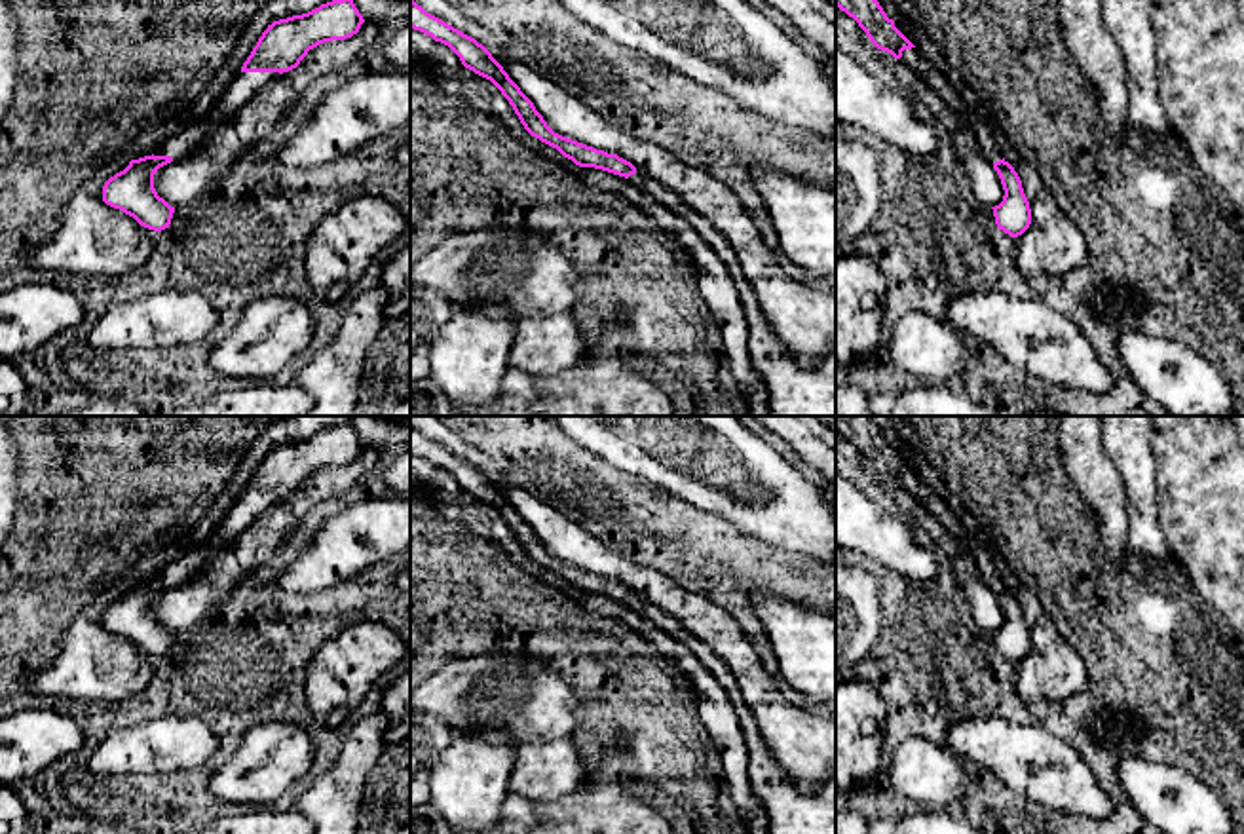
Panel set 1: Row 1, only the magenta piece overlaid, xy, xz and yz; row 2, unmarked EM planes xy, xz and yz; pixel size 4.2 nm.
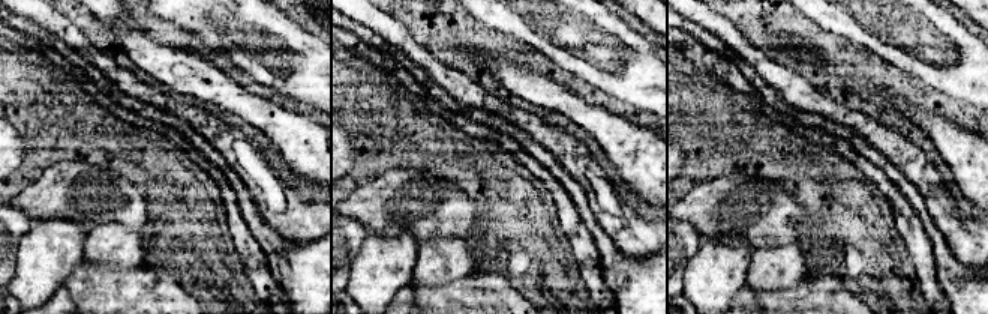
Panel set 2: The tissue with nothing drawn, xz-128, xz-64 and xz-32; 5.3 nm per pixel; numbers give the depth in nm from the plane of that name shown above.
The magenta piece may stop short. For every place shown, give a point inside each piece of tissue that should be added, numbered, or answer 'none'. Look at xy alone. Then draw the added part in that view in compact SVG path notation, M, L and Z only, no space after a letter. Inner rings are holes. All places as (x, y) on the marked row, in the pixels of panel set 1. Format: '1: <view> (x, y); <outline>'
1: xy (192, 133); M239 72L203 118L180 120L180 125L158 146L154 156L184 160L218 135L220 127L251 95L277 78L281 78L279 72Z

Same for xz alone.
1: xz (792, 390); M636 169L629 180L651 196L659 205L682 217L726 264L745 308L748 355L760 380L767 388L771 416L836 416L836 346L815 365L801 367L790 357L782 340L765 321L760 302L741 268L741 260L710 220L640 169Z

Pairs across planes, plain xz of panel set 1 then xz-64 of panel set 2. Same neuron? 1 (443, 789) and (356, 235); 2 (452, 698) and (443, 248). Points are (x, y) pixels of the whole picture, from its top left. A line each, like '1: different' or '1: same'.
1: different
2: different

